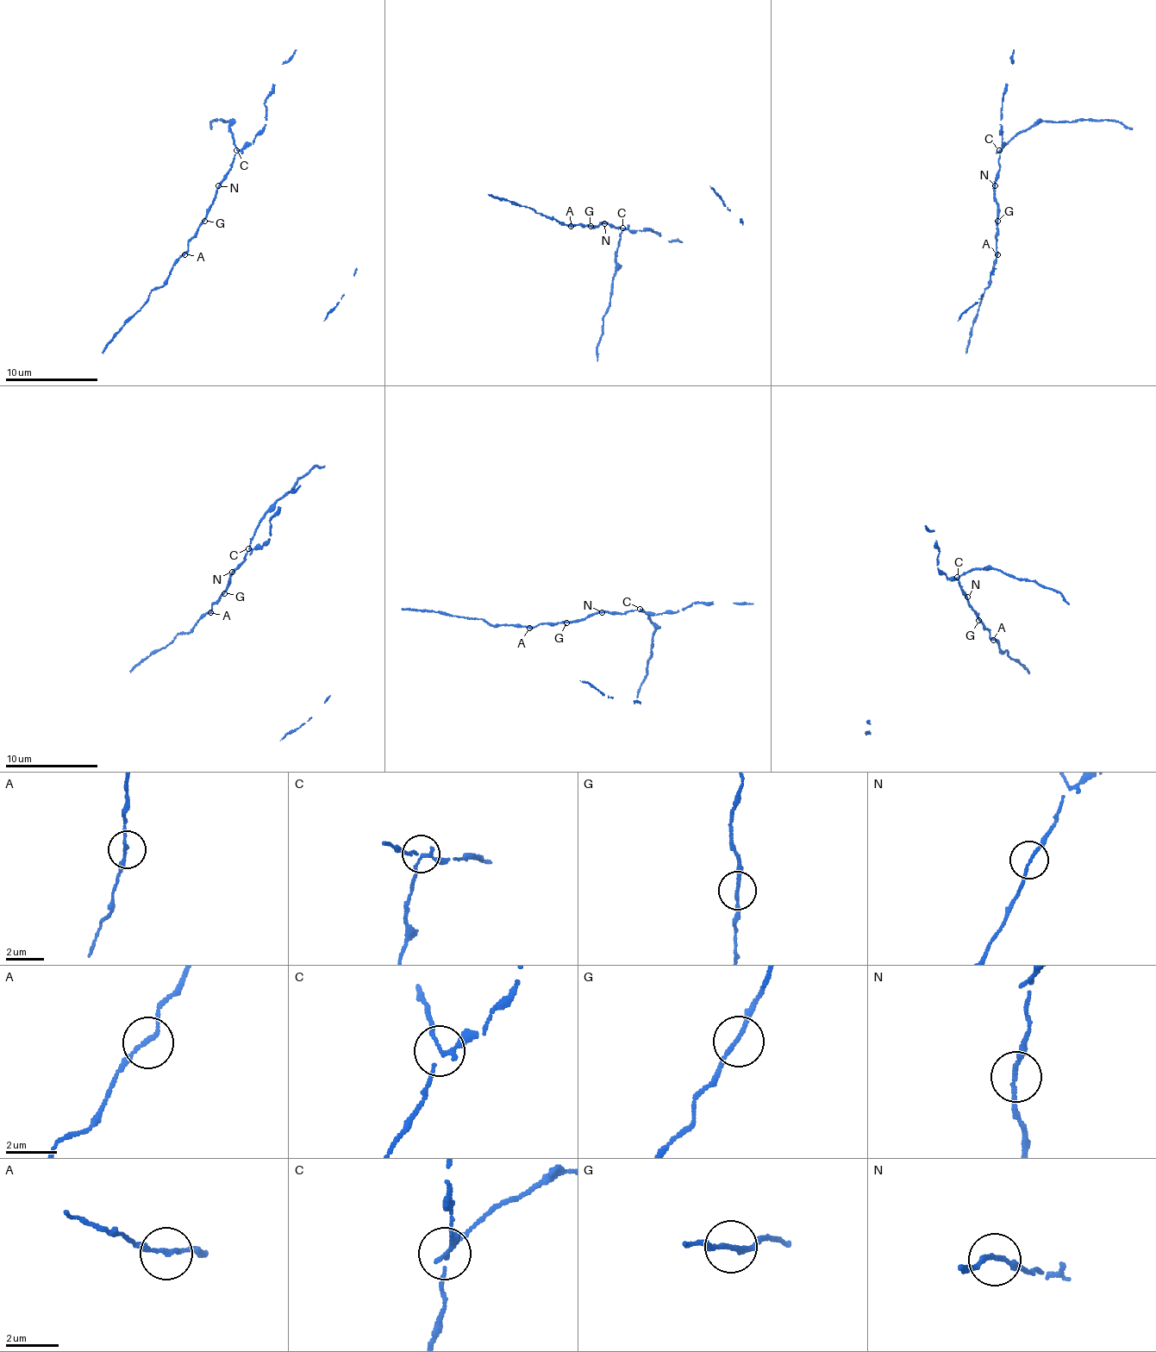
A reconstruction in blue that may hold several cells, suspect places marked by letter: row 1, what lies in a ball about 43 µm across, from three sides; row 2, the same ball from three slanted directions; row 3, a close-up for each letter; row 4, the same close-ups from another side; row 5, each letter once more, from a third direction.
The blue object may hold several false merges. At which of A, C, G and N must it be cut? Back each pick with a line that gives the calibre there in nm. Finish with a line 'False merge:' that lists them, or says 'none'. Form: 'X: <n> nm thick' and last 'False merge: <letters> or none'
C: 130 nm thick
False merge: C

